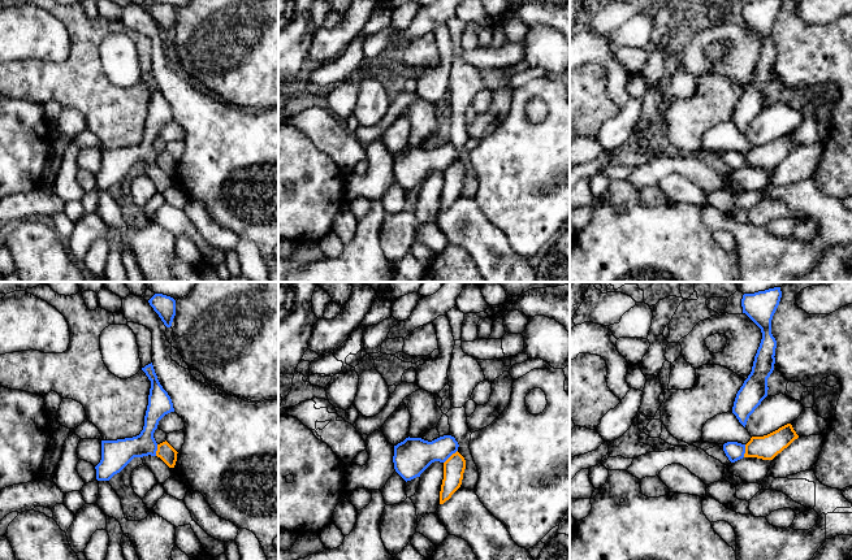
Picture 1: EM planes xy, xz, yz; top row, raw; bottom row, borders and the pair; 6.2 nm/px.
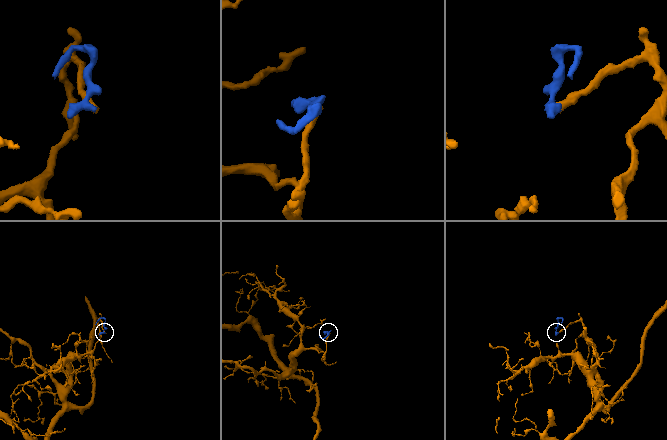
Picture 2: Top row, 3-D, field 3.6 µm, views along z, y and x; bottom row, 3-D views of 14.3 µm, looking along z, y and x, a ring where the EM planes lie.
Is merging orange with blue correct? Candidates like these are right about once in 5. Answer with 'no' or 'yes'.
no

